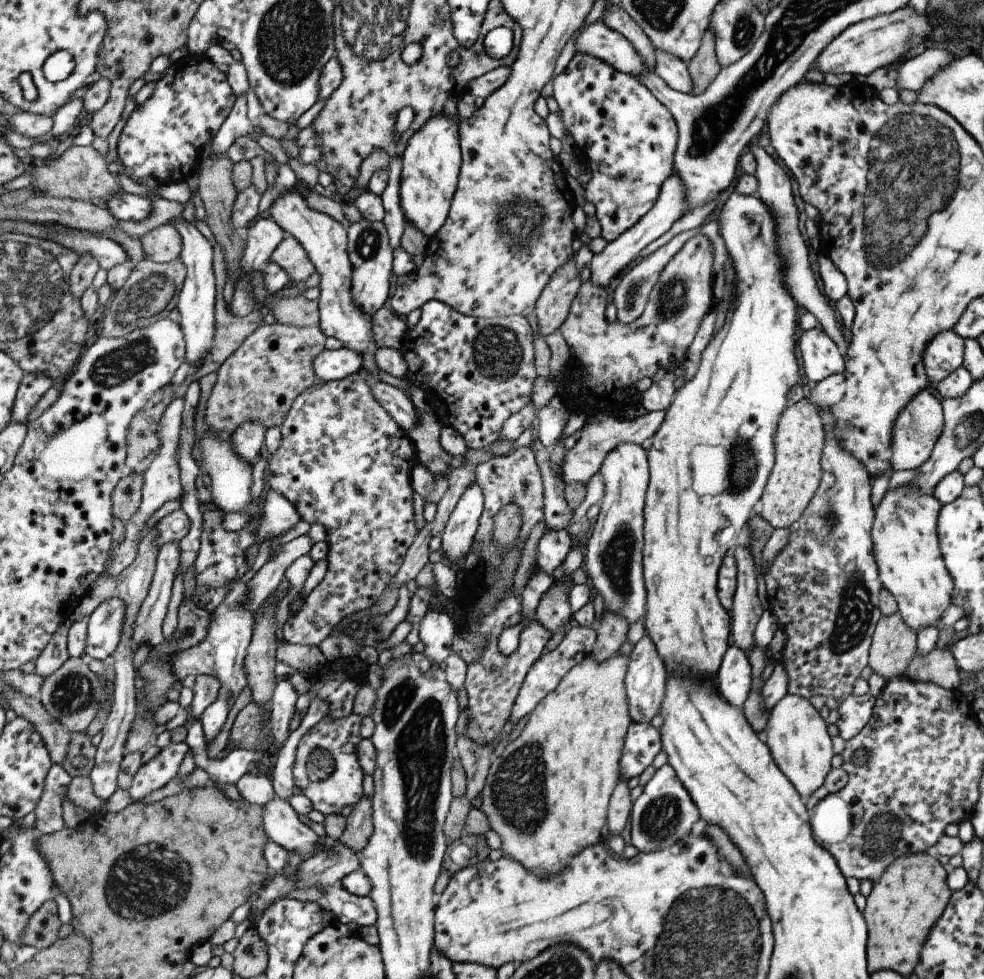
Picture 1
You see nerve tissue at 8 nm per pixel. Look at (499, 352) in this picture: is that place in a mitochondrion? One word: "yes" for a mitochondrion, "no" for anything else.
yes

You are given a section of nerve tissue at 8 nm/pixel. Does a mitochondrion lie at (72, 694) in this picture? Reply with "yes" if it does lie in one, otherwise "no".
yes

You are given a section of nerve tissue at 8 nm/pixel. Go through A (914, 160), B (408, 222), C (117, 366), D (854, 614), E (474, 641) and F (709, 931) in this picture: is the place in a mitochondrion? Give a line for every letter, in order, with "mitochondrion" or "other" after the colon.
A: mitochondrion
B: other
C: mitochondrion
D: mitochondrion
E: other
F: mitochondrion

